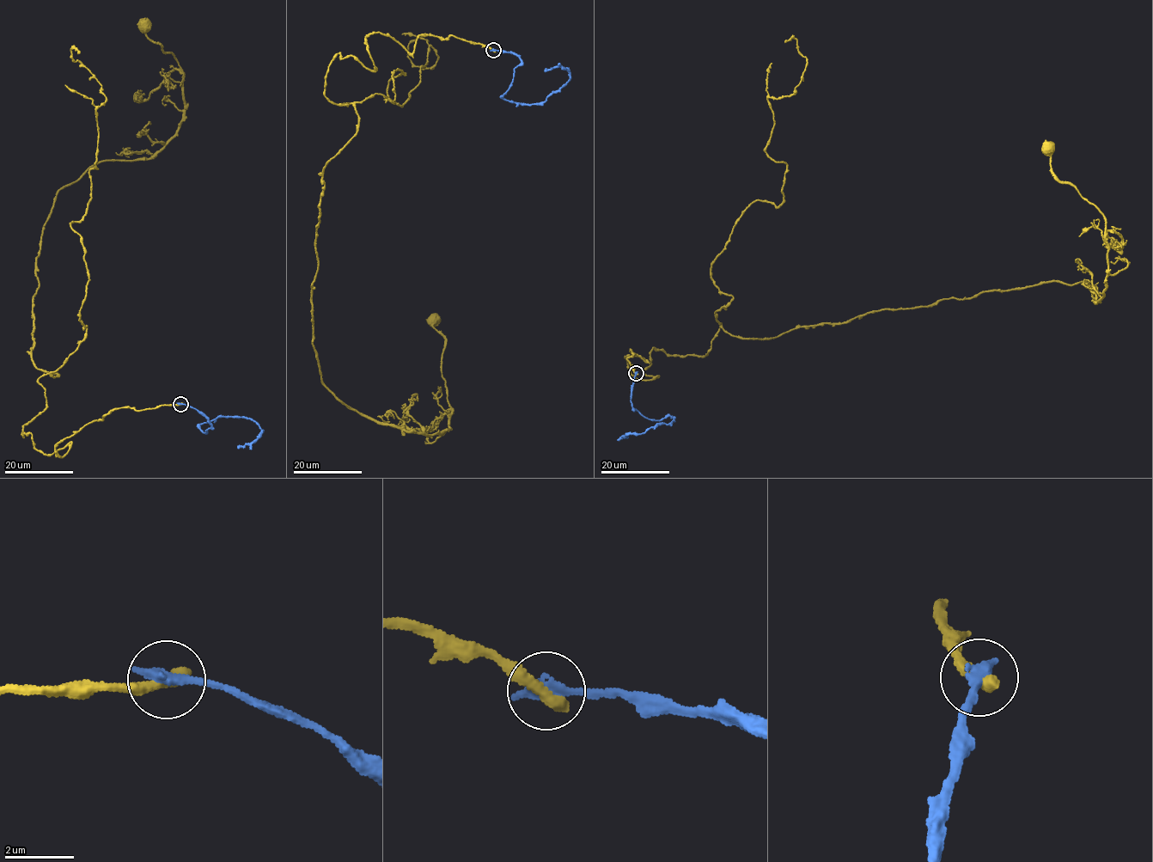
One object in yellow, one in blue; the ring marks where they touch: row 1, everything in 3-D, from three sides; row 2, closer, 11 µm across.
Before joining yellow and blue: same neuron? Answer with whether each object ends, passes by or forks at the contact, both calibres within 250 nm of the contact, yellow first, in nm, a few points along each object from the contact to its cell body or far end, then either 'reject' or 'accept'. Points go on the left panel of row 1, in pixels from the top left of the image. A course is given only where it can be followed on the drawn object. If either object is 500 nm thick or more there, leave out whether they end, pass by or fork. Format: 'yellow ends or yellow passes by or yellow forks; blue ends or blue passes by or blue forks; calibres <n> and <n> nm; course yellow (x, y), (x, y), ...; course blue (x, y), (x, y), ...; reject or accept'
yellow ends; blue ends; calibres 440 and 400 nm; course yellow (180, 404), (112, 409), (62, 457), (22, 436), (57, 376), (31, 351), (59, 190), (181, 121), (144, 24); course blue (180, 404), (207, 419), (206, 433), (199, 426), (220, 416), (256, 422), (261, 434), (237, 448); reject

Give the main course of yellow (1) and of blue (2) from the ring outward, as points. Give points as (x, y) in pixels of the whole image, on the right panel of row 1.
1: (636, 373), (721, 324), (1095, 303), (1105, 221), (1047, 147)
2: (636, 373), (632, 407), (650, 419), (674, 418), (671, 424), (624, 435), (627, 437)

